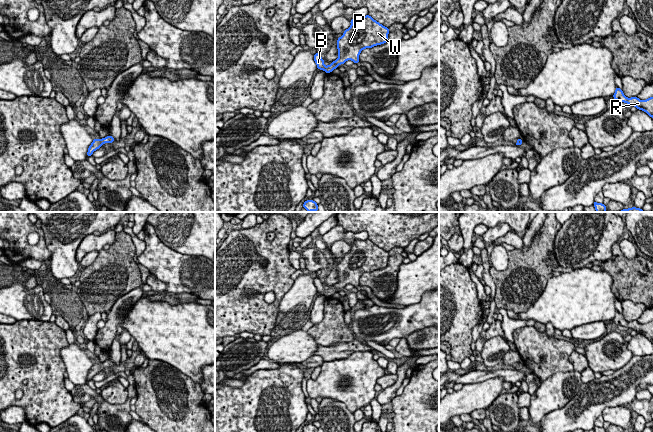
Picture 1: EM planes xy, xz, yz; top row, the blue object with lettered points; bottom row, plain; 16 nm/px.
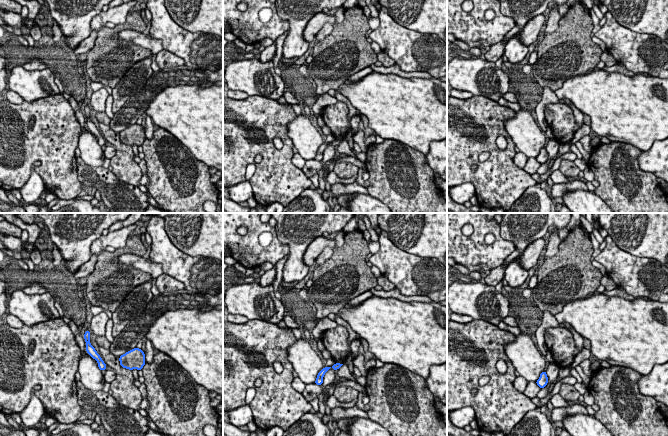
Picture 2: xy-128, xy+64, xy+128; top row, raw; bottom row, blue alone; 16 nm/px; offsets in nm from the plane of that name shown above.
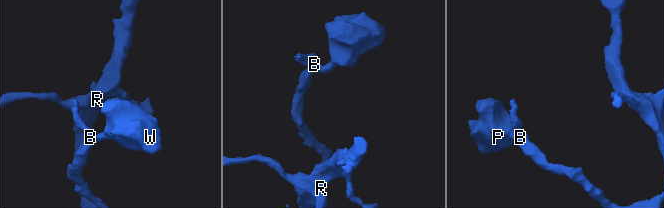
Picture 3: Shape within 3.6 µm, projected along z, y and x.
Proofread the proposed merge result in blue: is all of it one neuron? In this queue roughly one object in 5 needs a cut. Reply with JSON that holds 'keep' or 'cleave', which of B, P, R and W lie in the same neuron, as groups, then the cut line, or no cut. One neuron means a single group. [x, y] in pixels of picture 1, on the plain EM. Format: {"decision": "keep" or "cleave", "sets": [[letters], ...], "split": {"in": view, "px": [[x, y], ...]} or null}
{"decision": "keep", "sets": [["B", "P", "R", "W"]], "split": null}

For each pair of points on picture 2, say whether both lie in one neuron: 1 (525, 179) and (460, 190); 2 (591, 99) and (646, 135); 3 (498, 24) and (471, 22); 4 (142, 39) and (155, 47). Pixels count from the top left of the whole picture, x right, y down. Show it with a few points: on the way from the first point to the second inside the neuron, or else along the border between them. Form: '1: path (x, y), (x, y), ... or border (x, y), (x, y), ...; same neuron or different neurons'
1: border (457, 184), (470, 182), (474, 187), (475, 195); different neurons
2: path (605, 99), (610, 99), (632, 121); same neuron
3: path (491, 25), (478, 25); same neuron
4: path (145, 40), (152, 44); same neuron

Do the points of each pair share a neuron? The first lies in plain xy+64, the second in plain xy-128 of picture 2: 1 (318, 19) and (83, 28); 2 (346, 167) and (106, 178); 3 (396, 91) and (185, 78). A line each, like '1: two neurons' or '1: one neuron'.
1: two neurons
2: two neurons
3: two neurons

